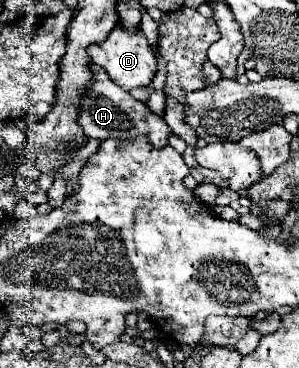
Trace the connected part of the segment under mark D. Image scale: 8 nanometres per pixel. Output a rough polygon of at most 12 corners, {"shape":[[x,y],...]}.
{"shape":[[115,26],[91,62],[125,90],[149,86],[155,60],[141,30]]}

